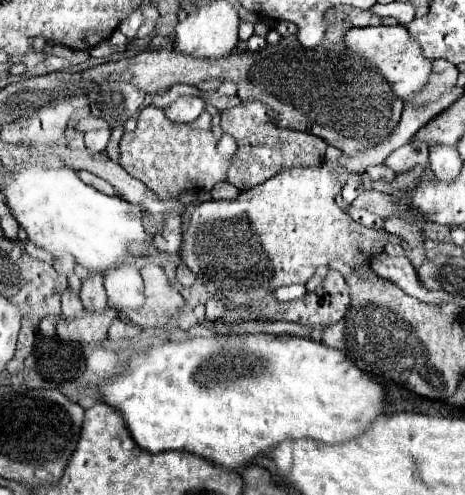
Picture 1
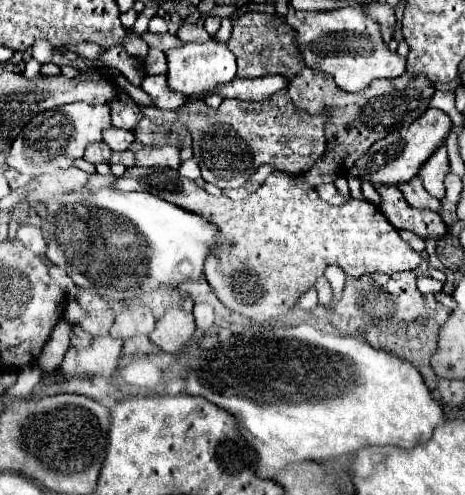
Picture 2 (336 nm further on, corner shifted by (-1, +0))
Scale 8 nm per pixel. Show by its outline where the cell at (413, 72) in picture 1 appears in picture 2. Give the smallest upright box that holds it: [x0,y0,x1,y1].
[284,6,406,92]

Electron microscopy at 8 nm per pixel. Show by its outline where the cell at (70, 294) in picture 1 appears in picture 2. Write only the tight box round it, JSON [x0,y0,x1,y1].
[70,324,92,346]

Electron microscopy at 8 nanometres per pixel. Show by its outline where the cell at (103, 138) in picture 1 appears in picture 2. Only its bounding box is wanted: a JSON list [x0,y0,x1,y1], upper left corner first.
[84,142,112,164]

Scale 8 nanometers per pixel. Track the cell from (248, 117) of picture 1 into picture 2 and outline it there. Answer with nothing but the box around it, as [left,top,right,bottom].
[178,90,326,188]

